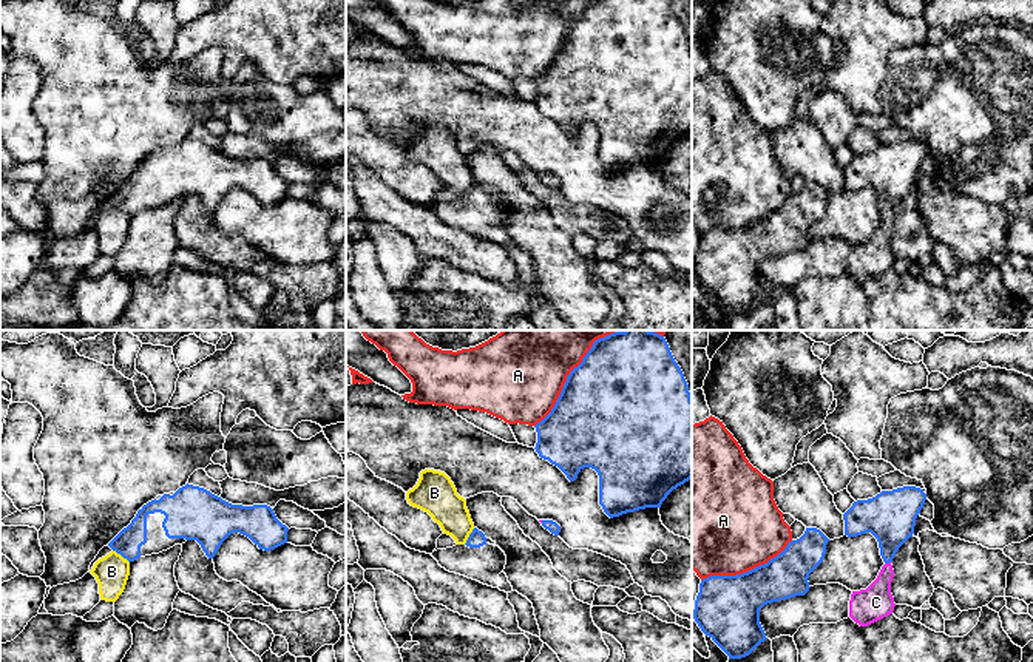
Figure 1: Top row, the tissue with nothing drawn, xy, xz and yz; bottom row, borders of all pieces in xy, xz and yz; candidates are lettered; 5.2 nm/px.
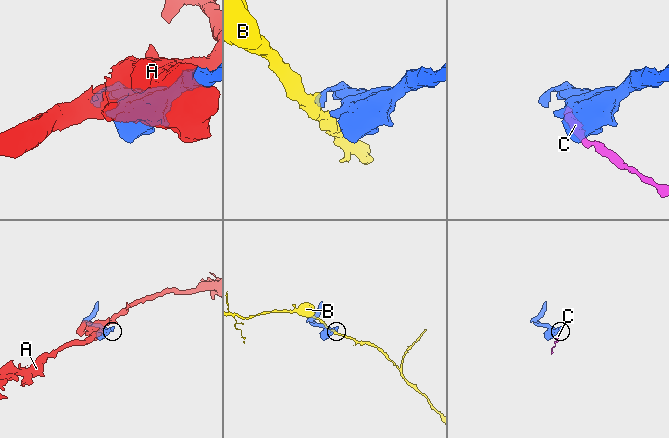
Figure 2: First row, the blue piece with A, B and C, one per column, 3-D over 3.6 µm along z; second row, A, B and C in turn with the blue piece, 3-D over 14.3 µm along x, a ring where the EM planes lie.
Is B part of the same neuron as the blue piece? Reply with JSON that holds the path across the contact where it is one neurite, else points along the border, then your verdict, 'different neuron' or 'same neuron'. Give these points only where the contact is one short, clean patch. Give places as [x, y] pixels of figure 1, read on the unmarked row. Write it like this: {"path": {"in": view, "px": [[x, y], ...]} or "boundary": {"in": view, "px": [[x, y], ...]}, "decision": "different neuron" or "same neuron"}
{"boundary": {"in": "xy", "px": [[113, 204], [128, 216]]}, "decision": "different neuron"}

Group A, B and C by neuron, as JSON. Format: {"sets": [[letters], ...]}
{"sets": [["A"], ["B"], ["C"]]}

